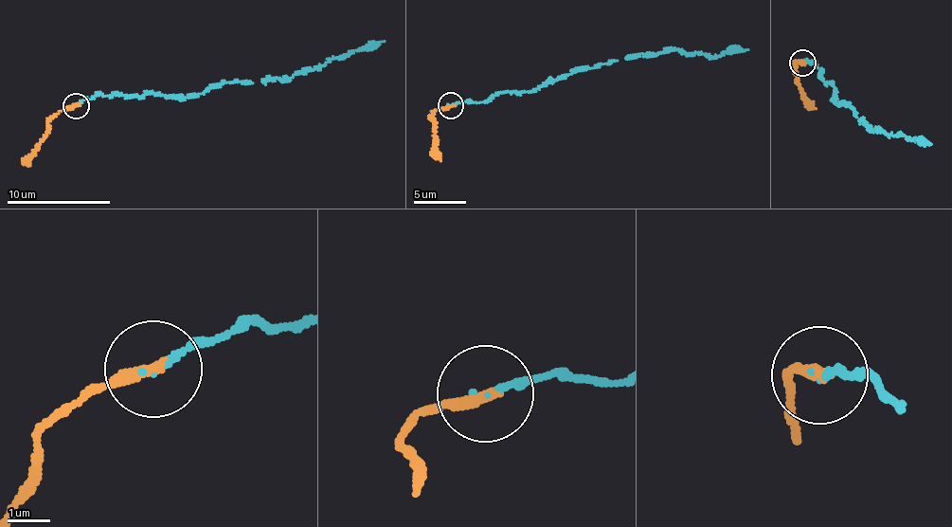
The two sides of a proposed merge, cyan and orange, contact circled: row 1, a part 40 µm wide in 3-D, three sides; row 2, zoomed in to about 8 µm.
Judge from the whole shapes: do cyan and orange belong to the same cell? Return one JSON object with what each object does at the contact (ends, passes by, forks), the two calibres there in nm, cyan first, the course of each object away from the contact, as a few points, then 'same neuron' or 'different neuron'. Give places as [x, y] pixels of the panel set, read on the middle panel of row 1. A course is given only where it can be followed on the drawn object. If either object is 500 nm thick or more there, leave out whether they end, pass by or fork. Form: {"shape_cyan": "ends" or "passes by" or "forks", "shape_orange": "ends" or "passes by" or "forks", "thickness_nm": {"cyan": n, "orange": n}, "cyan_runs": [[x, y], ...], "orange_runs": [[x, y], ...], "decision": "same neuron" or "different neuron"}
{"shape_cyan": "ends", "shape_orange": "ends", "thickness_nm": {"cyan": 110, "orange": 300}, "cyan_runs": [[450, 106], [491, 100], [501, 93], [532, 91], [587, 68], [682, 49], [710, 58], [748, 49]], "orange_runs": [[450, 106], [437, 109], [430, 119], [436, 123], [436, 159]], "decision": "same neuron"}

